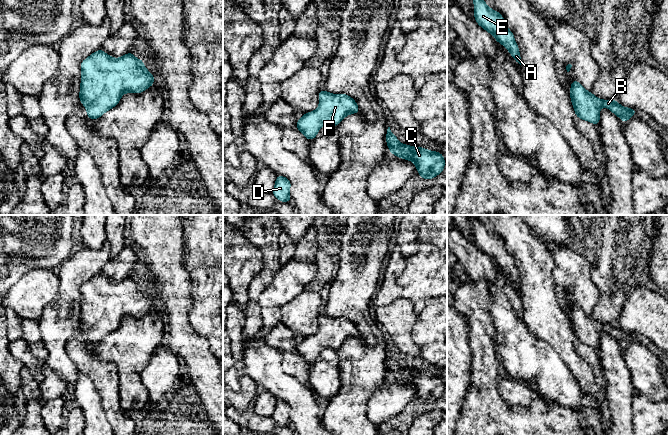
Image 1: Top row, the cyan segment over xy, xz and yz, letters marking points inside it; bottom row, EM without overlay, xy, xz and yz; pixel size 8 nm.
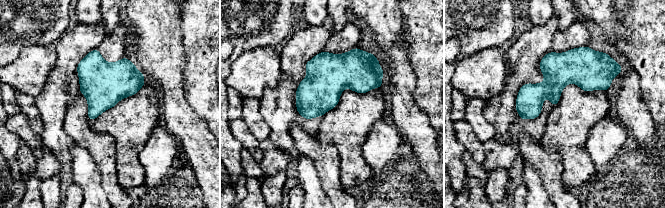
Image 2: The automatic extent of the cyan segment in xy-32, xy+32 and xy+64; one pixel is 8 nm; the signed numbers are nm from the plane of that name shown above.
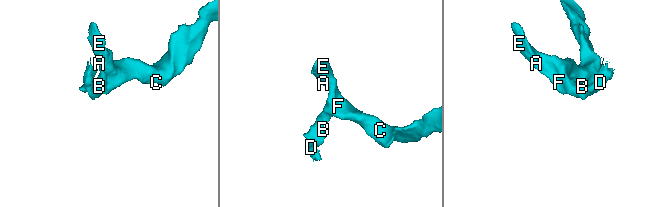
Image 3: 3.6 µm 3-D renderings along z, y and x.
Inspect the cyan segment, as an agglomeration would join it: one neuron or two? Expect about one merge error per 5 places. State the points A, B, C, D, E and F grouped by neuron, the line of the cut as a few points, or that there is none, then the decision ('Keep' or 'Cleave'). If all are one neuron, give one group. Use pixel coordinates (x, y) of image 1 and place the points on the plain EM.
Groups: A B C D E F. No split. Keep

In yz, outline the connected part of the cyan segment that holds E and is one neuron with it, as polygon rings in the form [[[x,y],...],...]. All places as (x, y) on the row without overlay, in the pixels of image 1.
[[[478,216],[471,220],[474,227],[474,242],[479,250],[490,257],[498,267],[502,268],[513,283],[521,289],[521,281],[514,258],[507,251],[500,236],[488,231],[486,226],[478,220]]]

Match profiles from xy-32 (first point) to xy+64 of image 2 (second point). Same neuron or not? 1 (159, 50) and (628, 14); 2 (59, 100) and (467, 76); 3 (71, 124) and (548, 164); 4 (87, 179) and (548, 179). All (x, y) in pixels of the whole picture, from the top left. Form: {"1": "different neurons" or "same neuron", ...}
{"1": "different neurons", "2": "different neurons", "3": "same neuron", "4": "different neurons"}

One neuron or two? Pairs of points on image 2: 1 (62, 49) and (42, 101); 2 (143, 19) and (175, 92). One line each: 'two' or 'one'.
1: one
2: one

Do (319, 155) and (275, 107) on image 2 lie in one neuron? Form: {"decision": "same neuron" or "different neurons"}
{"decision": "different neurons"}

